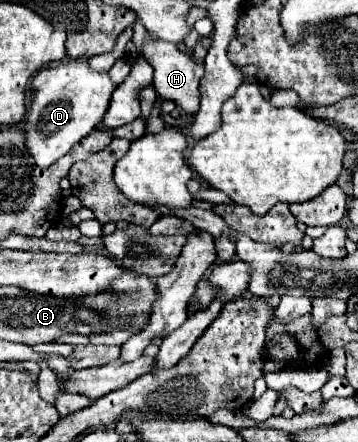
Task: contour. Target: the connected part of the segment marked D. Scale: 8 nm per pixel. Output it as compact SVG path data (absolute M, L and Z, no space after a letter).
M59 60L55 66L43 68L33 80L33 100L27 116L27 148L33 154L39 168L51 166L65 156L73 144L85 138L101 120L109 108L111 94L117 88L109 72L97 72L89 66L89 60Z

